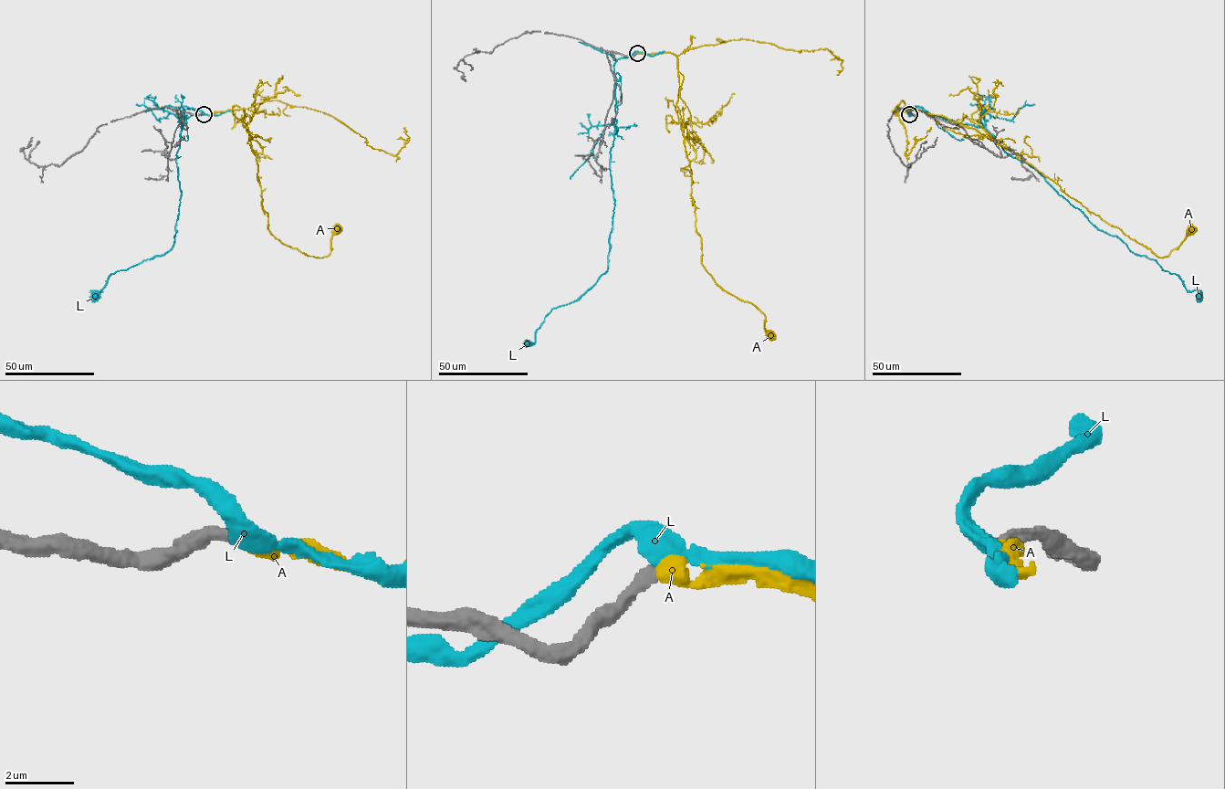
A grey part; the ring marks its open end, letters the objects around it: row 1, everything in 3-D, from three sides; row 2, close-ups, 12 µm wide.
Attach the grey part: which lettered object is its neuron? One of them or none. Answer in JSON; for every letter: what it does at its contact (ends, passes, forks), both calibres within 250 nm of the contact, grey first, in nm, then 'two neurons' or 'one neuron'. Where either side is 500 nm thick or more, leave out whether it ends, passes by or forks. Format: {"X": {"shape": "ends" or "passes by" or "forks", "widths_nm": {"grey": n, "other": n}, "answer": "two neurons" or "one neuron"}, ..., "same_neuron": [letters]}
{"A": {"widths_nm": {"grey": 360, "other": 500}, "answer": "one neuron"}, "L": {"shape": "passes by", "widths_nm": {"grey": 360, "other": 440}, "answer": "two neurons"}, "same_neuron": ["A"]}

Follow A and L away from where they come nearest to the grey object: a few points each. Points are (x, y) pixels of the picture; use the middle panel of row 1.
A: (636, 53), (671, 52), (676, 58), (676, 105), (689, 162), (701, 264), (724, 289), (759, 310), (769, 333)
L: (636, 52), (613, 66), (609, 167), (614, 203), (607, 269), (576, 299), (555, 307), (533, 343), (522, 341)

